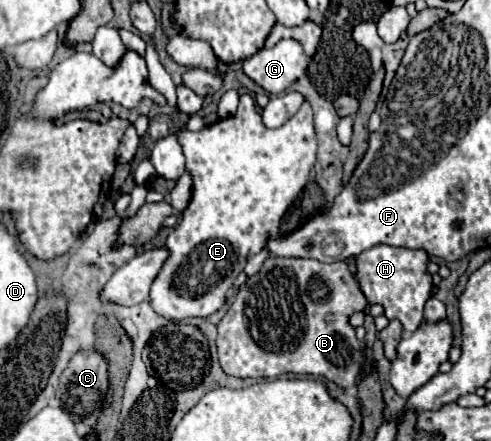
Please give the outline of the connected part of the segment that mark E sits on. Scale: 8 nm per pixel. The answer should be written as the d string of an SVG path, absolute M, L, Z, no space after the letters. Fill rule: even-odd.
M242 95L236 115L220 119L214 125L208 125L206 129L198 133L180 131L178 137L180 137L180 147L186 157L186 169L194 177L192 199L182 213L180 225L176 225L170 231L164 243L164 249L168 249L170 255L164 261L160 273L156 275L150 287L152 309L158 315L166 317L168 321L208 317L224 305L226 293L234 285L234 279L244 269L246 261L266 247L268 237L276 237L276 233L280 233L280 221L284 213L288 211L288 207L296 201L296 197L308 185L310 169L316 161L316 133L312 125L312 109L308 103L302 103L300 111L294 117L290 117L280 129L268 129L264 127L260 113L256 111L254 99L250 95ZM188 255L194 255L194 277L198 279L198 287L194 289L194 293L190 293L186 285L186 279L192 279L192 277L178 275Z

